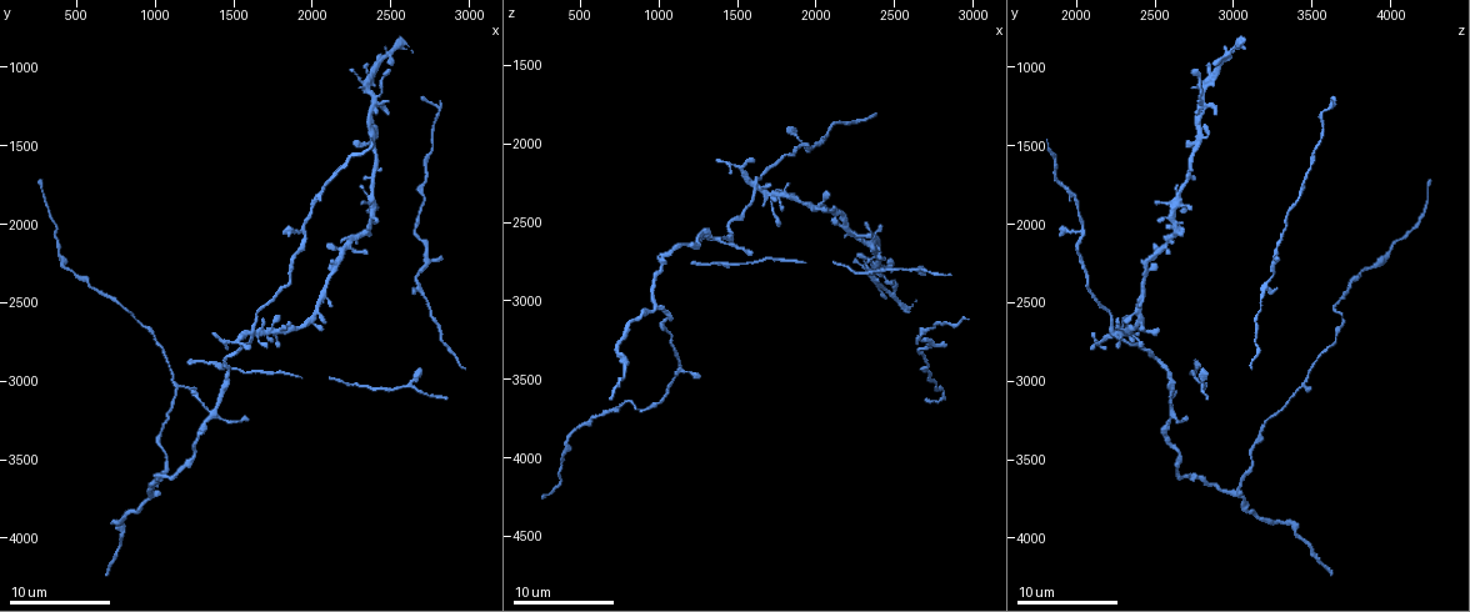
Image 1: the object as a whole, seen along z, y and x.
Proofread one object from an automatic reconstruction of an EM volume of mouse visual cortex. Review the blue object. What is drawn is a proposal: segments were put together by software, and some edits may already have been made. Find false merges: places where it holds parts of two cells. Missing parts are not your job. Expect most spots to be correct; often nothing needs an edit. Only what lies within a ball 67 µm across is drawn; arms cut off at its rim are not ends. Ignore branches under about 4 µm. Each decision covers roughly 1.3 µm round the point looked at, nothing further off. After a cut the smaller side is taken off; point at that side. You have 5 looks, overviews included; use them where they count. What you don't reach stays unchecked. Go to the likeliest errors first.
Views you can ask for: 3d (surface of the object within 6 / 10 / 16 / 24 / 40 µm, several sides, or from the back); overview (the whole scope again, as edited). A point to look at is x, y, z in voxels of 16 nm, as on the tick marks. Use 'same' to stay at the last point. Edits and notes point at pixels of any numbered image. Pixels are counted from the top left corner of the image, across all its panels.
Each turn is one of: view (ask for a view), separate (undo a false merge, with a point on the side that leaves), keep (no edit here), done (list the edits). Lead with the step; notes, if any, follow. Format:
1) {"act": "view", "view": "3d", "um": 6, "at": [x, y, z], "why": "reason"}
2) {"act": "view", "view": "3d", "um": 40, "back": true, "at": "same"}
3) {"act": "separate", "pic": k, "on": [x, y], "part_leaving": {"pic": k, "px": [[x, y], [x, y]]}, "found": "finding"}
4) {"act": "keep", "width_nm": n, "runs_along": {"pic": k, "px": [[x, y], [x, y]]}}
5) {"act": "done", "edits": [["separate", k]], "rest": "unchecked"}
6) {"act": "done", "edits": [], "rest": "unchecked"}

{"act": "view", "view": "3d", "um": 10, "at": [1640, 2700, 2280], "why": "four or more arms meet"}

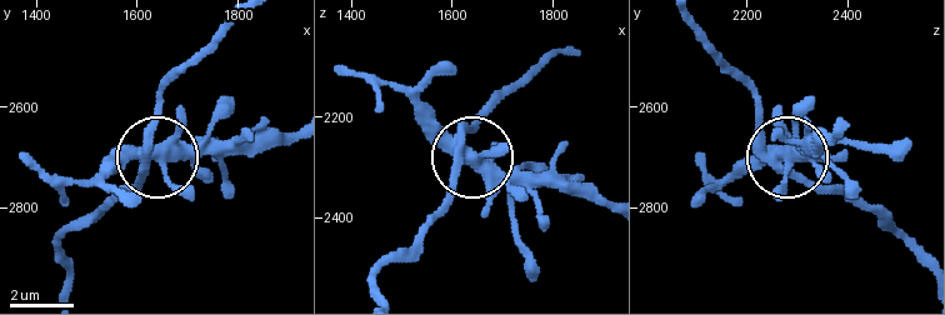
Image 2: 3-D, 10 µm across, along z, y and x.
{"act": "keep", "width_nm": 430, "runs_along": {"pic": 2, "px": [[69, 268], [64, 235], [155, 163], [150, 131], [158, 93]]}, "found": "one cell here"}

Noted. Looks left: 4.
{"act": "view", "view": "3d", "um": 10, "at": [1380, 3220, 2620], "why": "four or more arms meet"}

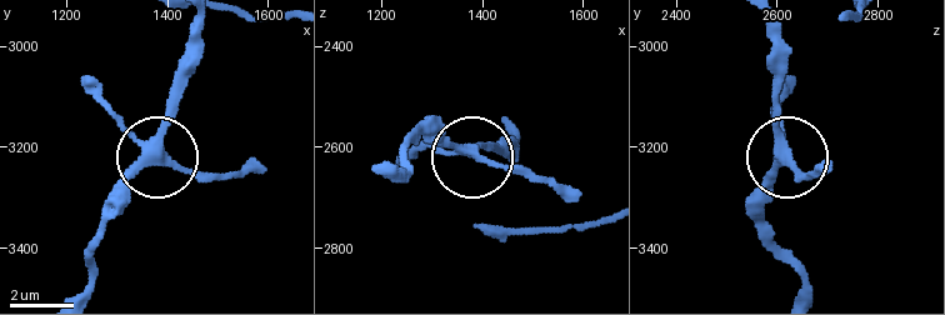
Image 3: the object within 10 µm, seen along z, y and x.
{"act": "separate", "pic": 3, "on": [190, 173], "part_leaving": {"pic": 3, "px": [[155, 151], [200, 175], [263, 170]]}, "found": "two cells meet here"}

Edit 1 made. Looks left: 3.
{"act": "view", "view": "overview"}

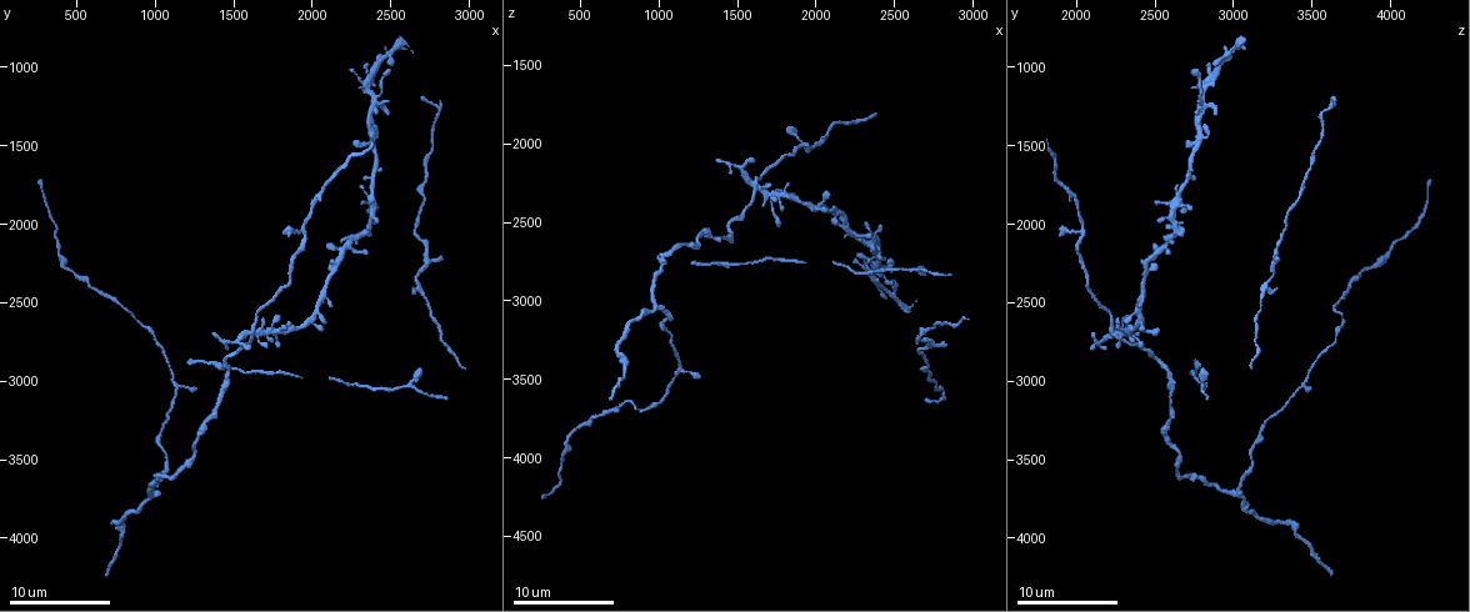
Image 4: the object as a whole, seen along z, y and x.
{"act": "view", "view": "3d", "um": 16, "at": [1120, 2980, 3480], "why": "thick turns thin"}

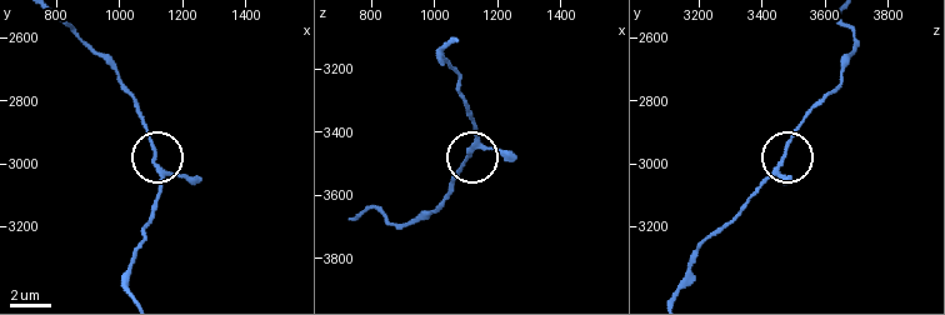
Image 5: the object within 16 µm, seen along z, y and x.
{"act": "keep", "arms": 3, "runs_along": {"pic": 5, "px": [[678, 294], [696, 249], [781, 164], [790, 138], [820, 105]]}, "found": "one cell here"}

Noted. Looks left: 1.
{"act": "done", "edits": [["separate", 3]], "rest": "unchecked"}

